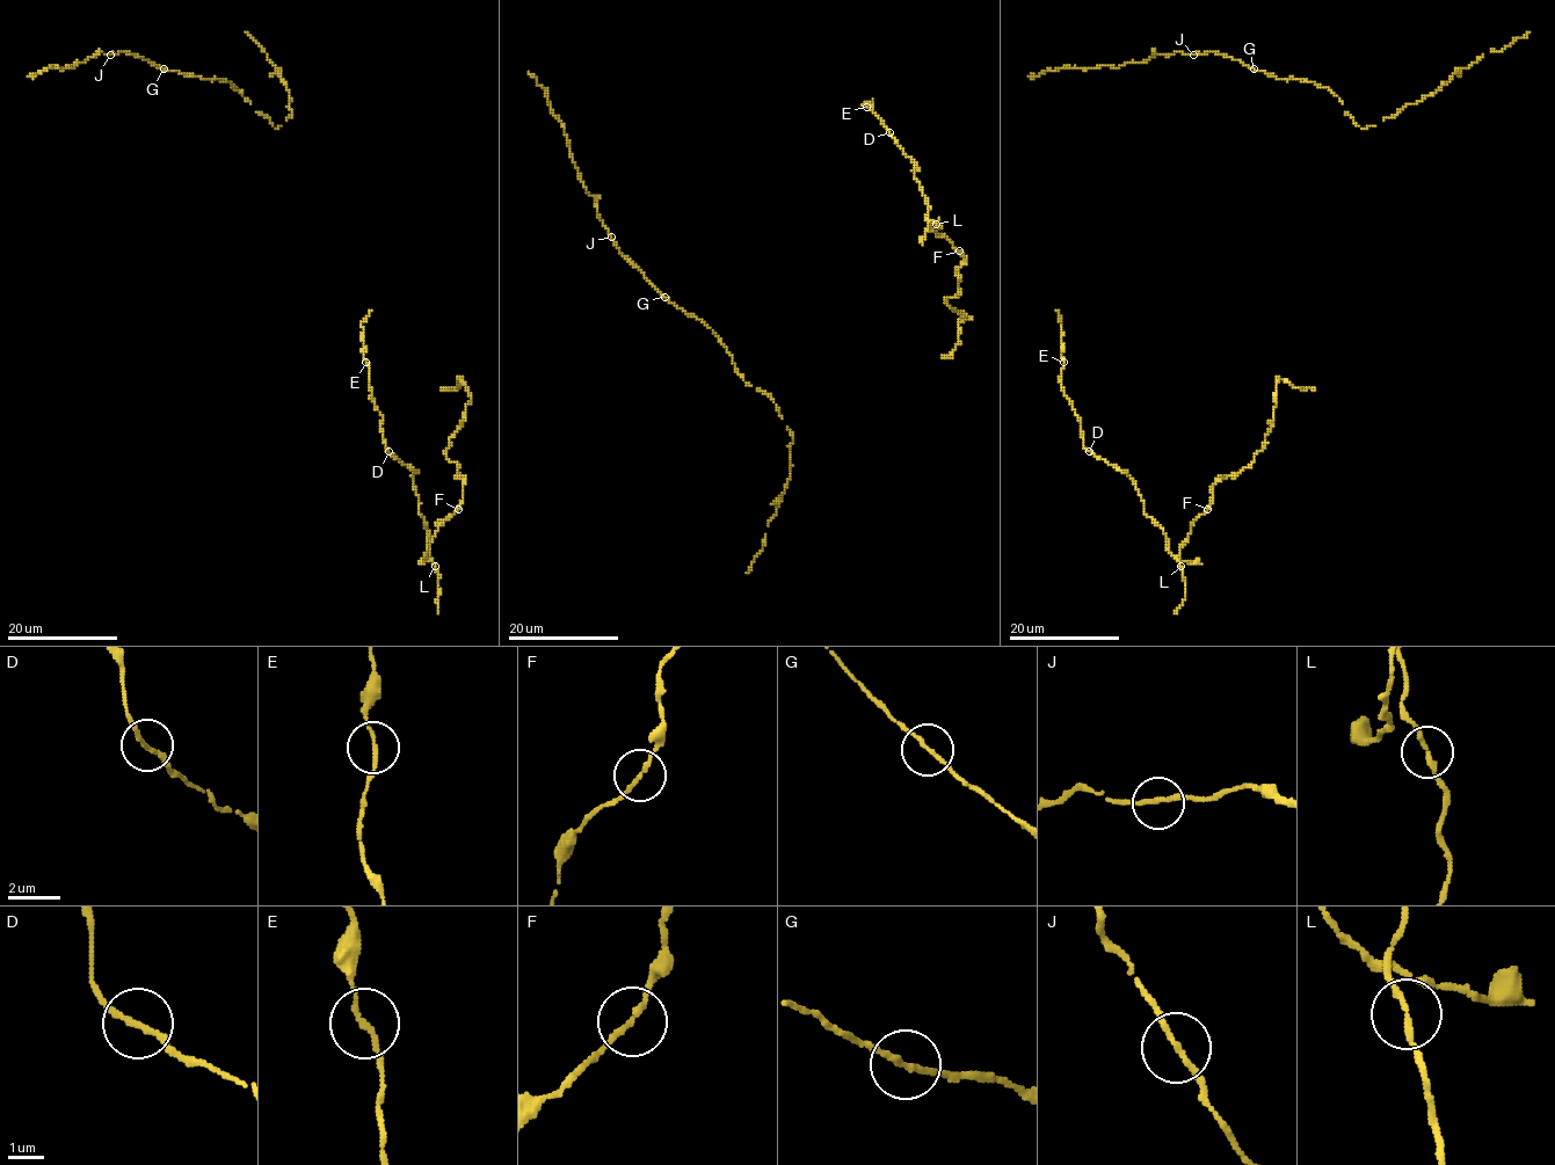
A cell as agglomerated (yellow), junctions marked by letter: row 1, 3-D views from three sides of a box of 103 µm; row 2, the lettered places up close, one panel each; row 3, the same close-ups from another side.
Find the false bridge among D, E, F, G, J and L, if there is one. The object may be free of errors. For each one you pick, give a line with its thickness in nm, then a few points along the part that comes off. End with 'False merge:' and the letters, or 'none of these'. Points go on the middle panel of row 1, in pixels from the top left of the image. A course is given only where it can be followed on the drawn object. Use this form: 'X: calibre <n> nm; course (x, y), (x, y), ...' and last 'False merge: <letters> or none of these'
False merge: none of these

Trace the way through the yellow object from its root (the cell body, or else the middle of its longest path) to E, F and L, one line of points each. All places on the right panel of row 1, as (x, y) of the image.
E: (1314, 388), (1277, 380), (1264, 446), (1212, 486), (1175, 558), (1133, 480), (1084, 448), (1063, 362)
F: (1314, 388), (1293, 388), (1277, 380), (1274, 420), (1264, 446), (1247, 468), (1221, 477), (1212, 486), (1208, 509)
L: (1314, 388), (1277, 380), (1264, 446), (1247, 468), (1212, 486), (1212, 502), (1181, 548), (1181, 566)

